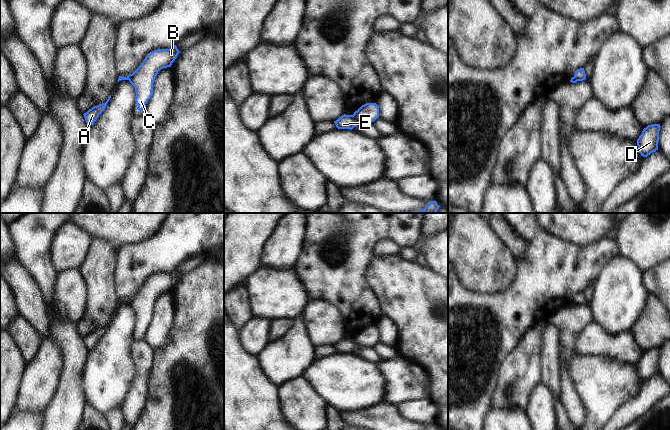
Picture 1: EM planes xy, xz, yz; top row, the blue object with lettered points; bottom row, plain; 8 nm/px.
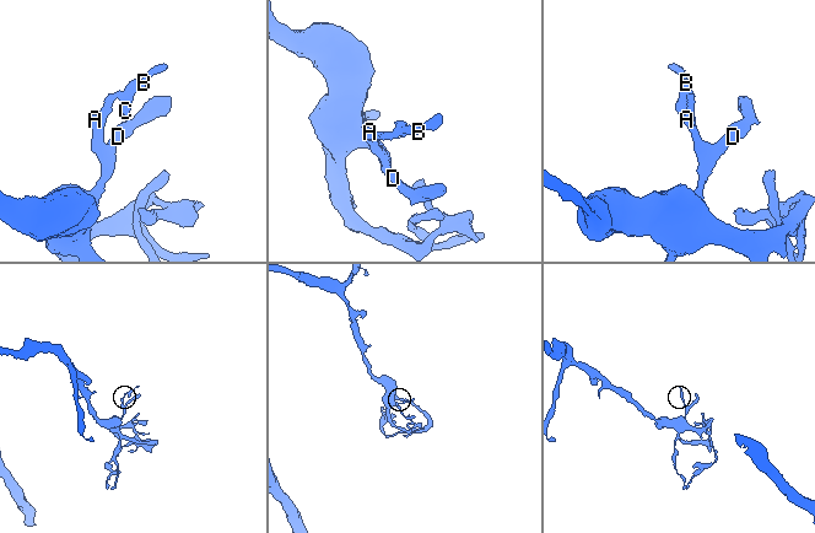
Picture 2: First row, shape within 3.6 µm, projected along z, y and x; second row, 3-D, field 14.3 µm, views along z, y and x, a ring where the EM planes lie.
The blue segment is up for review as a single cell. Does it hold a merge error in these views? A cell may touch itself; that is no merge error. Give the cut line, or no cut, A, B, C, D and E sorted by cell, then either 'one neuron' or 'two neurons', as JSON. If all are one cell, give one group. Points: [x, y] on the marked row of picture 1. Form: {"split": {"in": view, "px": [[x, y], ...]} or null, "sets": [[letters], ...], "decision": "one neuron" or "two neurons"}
{"split": {"in": "xz", "px": [[353, 114], [359, 122]]}, "sets": [["A", "D", "E"], ["B", "C"]], "decision": "two neurons"}

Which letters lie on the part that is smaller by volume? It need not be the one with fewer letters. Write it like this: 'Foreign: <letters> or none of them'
Foreign: B, C

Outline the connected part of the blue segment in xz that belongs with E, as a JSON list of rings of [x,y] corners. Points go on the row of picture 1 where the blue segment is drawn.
[[[342,115],[336,121],[334,121],[338,129],[350,129],[352,130],[359,124],[358,119],[354,115]]]

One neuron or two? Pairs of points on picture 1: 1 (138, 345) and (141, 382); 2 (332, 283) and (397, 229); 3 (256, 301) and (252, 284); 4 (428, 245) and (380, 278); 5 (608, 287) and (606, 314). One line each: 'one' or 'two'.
1: one
2: one
3: one
4: two
5: one

